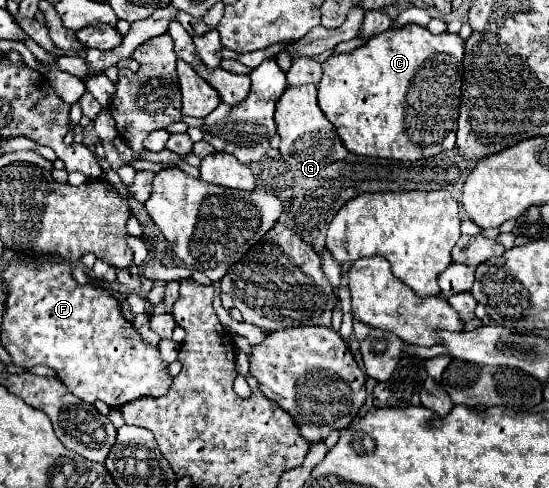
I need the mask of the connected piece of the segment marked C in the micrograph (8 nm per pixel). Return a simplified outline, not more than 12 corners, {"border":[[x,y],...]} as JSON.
{"border":[[388,29],[322,67],[356,155],[454,149],[464,39]]}

